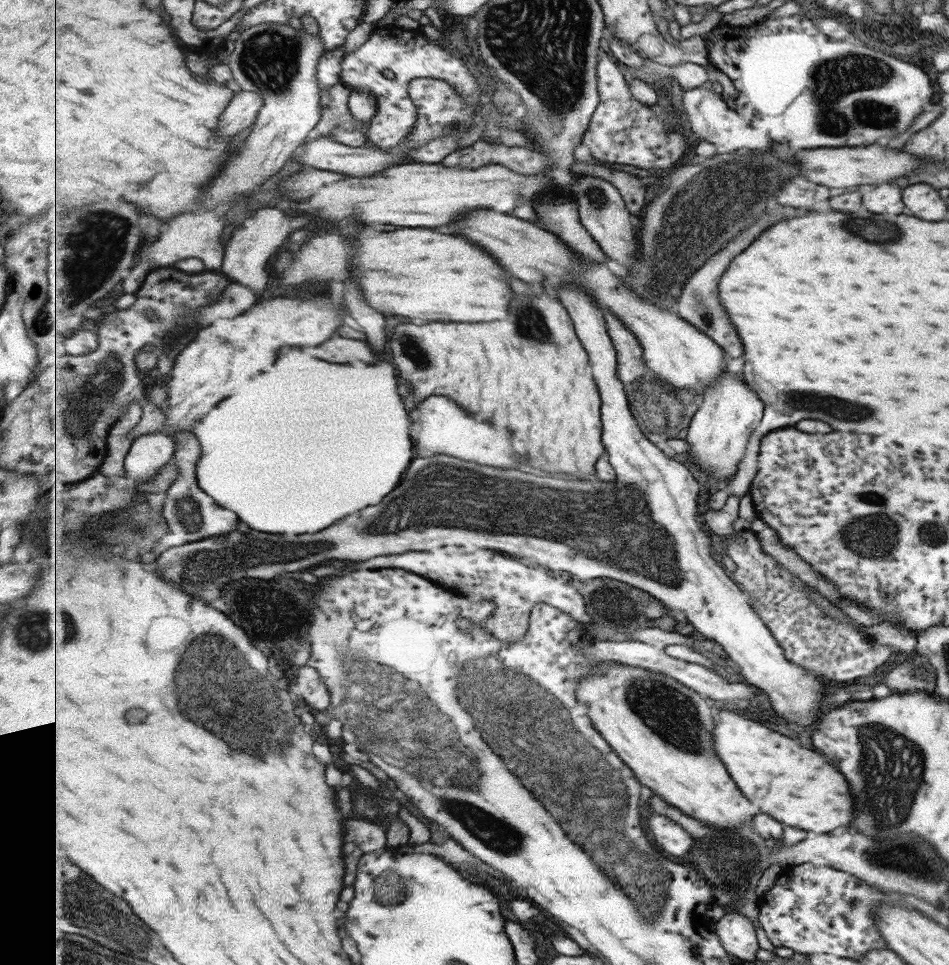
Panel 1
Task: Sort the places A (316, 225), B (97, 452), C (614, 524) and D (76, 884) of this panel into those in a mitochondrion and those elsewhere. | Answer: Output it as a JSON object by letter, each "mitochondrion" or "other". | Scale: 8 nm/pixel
{"A":"other","B":"other","C":"mitochondrion","D":"mitochondrion"}

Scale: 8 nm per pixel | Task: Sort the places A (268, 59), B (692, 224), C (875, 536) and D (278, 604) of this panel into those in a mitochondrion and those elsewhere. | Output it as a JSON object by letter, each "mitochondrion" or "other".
{"A":"mitochondrion","B":"mitochondrion","C":"mitochondrion","D":"mitochondrion"}

